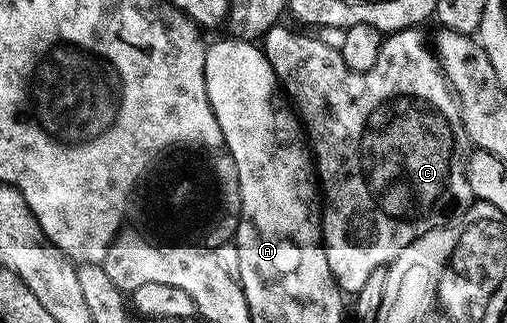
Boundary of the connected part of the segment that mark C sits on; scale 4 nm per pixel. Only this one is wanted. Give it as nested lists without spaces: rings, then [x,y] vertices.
[[[278,24],[271,27],[268,32],[263,35],[263,49],[265,51],[265,55],[267,56],[267,60],[271,64],[271,68],[275,72],[275,76],[277,77],[277,81],[279,83],[280,89],[284,91],[287,95],[288,101],[291,103],[303,129],[305,132],[306,139],[311,147],[311,153],[313,155],[313,160],[315,163],[315,173],[319,179],[319,194],[323,199],[323,205],[321,208],[321,240],[325,248],[325,255],[327,256],[327,264],[331,268],[331,272],[333,273],[333,279],[336,280],[338,288],[342,290],[346,295],[355,296],[359,292],[359,288],[363,288],[363,284],[367,284],[367,279],[371,277],[371,272],[375,272],[376,270],[380,270],[382,268],[388,267],[389,263],[396,260],[399,256],[399,252],[403,252],[403,248],[407,248],[407,244],[411,244],[415,240],[419,240],[419,236],[423,236],[429,230],[437,230],[441,226],[448,226],[450,223],[454,221],[455,216],[460,215],[462,213],[463,208],[468,207],[470,205],[471,199],[473,198],[473,193],[471,192],[471,188],[469,187],[469,181],[465,179],[466,167],[461,166],[461,153],[465,150],[465,142],[467,146],[467,135],[465,133],[465,124],[461,119],[461,103],[456,94],[453,93],[448,82],[445,81],[444,74],[441,73],[441,64],[437,60],[437,55],[431,49],[430,43],[429,46],[425,43],[425,34],[424,29],[414,28],[411,30],[398,30],[396,32],[390,33],[388,37],[382,41],[381,51],[379,52],[379,56],[375,60],[375,64],[371,68],[367,68],[363,72],[355,72],[351,68],[347,68],[347,64],[343,60],[343,56],[339,50],[335,48],[329,48],[323,41],[319,39],[318,36],[311,36],[308,38],[307,35],[303,34],[295,34],[293,31],[288,30],[285,27],[285,24]]]

